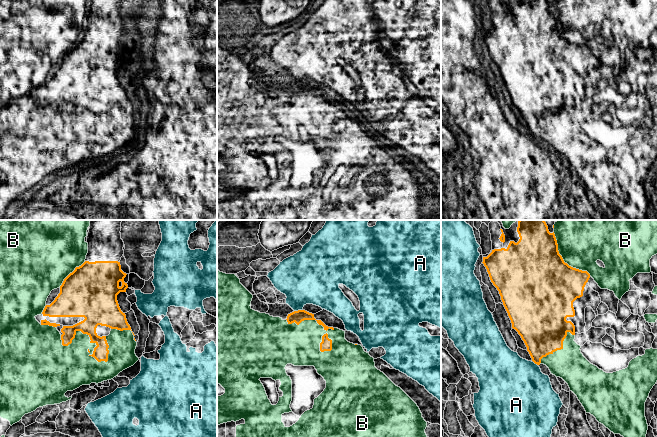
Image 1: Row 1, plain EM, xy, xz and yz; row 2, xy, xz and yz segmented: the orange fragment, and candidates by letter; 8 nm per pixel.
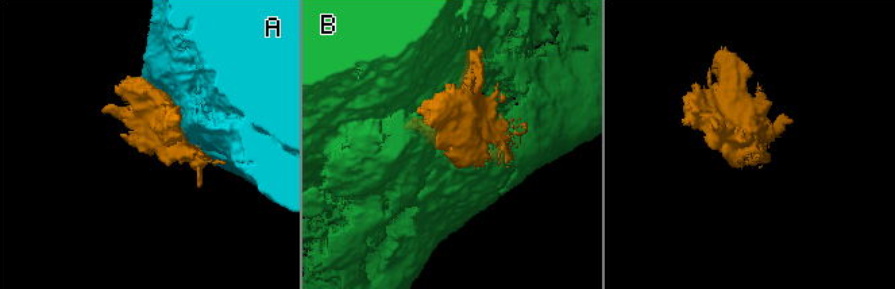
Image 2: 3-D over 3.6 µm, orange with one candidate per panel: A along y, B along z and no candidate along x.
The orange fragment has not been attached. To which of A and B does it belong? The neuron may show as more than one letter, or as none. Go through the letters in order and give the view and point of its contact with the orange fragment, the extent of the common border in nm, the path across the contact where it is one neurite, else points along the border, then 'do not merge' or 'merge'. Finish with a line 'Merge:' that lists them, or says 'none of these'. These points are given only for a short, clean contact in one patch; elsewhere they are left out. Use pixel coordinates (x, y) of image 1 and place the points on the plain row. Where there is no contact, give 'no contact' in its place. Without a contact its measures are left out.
A: contact xz (298, 86); length 70 nm; do not merge
B: contact xy (87, 110); length 440 nm; merge
Merge: B

